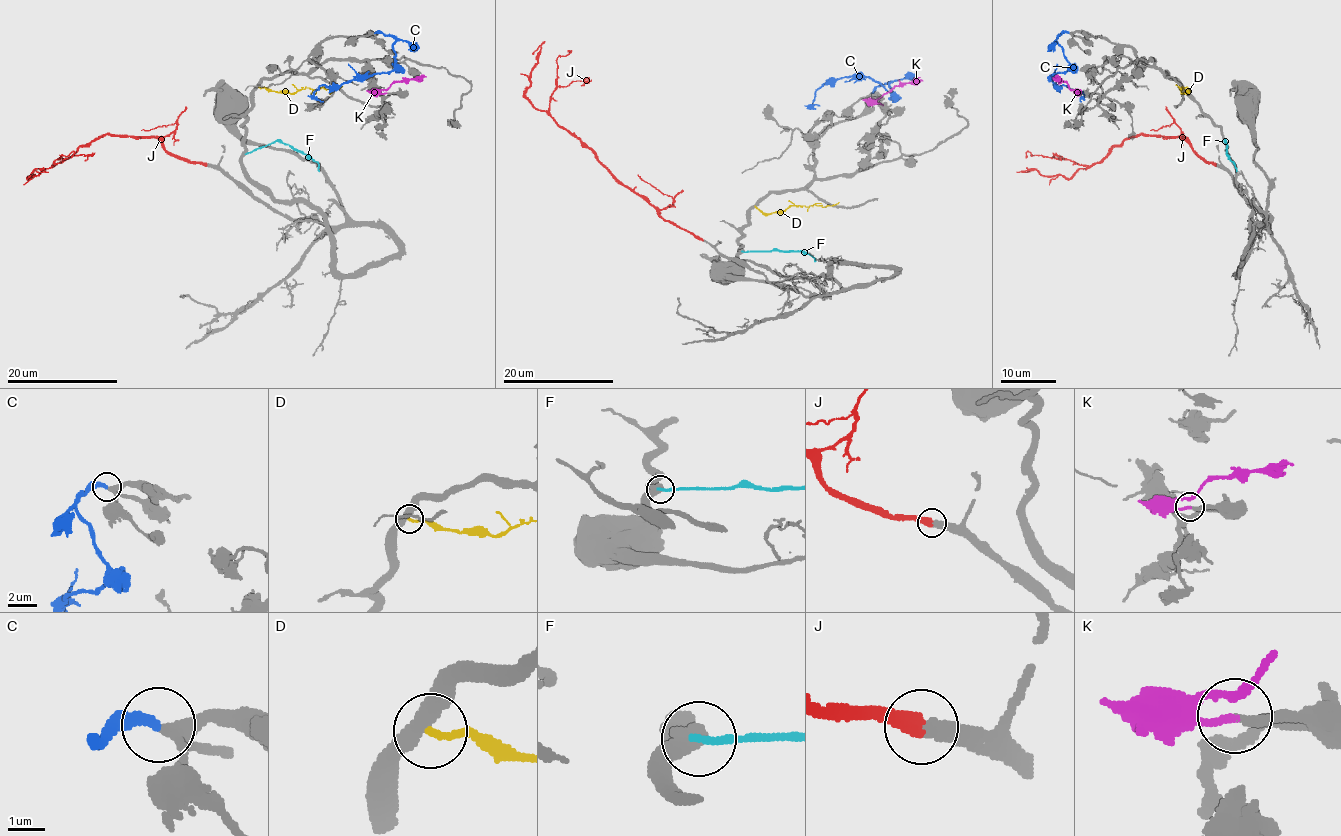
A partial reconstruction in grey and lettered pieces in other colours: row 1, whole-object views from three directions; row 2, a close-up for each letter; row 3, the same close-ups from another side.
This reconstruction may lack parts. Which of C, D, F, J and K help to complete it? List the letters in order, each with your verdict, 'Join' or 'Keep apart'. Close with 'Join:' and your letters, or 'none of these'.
C: Join
D: Keep apart
F: Keep apart
J: Join
K: Join
Join: C, J, K

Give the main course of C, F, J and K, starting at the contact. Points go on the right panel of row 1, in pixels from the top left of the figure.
C: (1069, 33), (1062, 33), (1056, 40), (1069, 67), (1052, 76), (1055, 85), (1066, 85), (1083, 94), (1081, 102)
F: (1226, 153), (1226, 141), (1226, 156), (1238, 171)
J: (1215, 164), (1207, 163), (1179, 136), (1135, 135), (1070, 177), (1041, 175), (1035, 170), (1023, 172), (1030, 171)
K: (1080, 92), (1055, 76)

